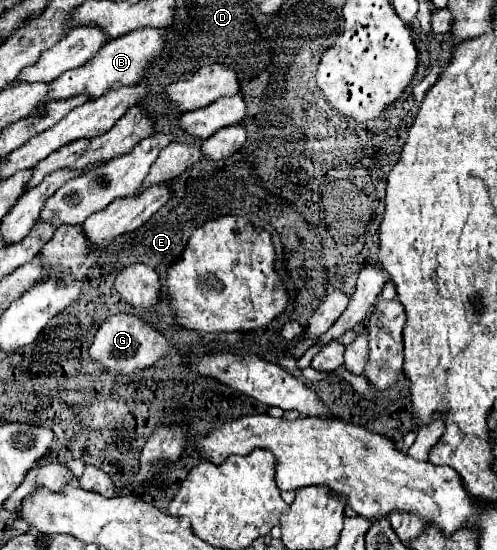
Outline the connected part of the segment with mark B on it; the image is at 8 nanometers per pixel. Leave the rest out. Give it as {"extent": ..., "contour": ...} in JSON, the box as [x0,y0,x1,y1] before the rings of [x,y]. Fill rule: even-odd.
{"extent":[36,27,164,111],"contour":[[[144,27],[144,29],[132,31],[130,35],[122,35],[120,39],[112,39],[112,41],[104,43],[104,47],[84,67],[78,67],[78,69],[72,69],[72,71],[66,71],[64,75],[60,75],[60,79],[56,79],[50,85],[46,99],[42,103],[38,103],[36,109],[40,111],[50,101],[62,101],[62,99],[70,99],[76,95],[86,95],[88,99],[98,99],[118,87],[134,85],[144,75],[144,69],[148,69],[150,65],[154,65],[158,61],[162,47],[164,47],[164,31],[162,29]]]}

